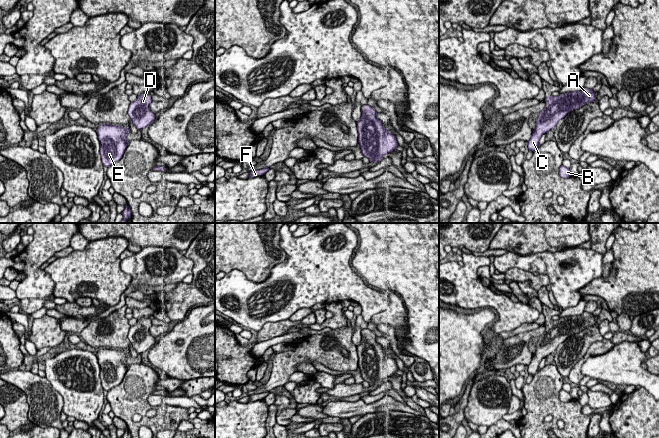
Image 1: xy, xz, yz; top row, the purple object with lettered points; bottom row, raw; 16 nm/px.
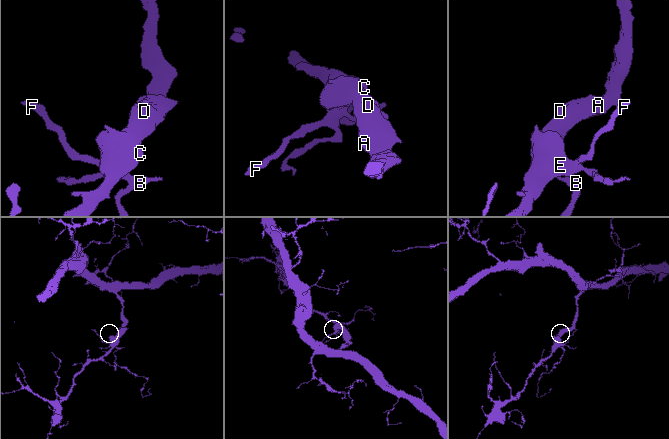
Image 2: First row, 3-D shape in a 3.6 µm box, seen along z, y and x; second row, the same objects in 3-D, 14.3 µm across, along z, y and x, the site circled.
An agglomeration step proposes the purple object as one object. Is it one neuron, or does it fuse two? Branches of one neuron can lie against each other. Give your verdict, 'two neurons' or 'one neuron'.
one neuron

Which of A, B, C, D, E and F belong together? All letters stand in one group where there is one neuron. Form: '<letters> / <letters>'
A B C D E F

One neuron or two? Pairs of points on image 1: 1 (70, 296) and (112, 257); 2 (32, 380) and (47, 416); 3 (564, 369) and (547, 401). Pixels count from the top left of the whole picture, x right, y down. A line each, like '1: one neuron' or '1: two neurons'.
1: one neuron
2: one neuron
3: two neurons

